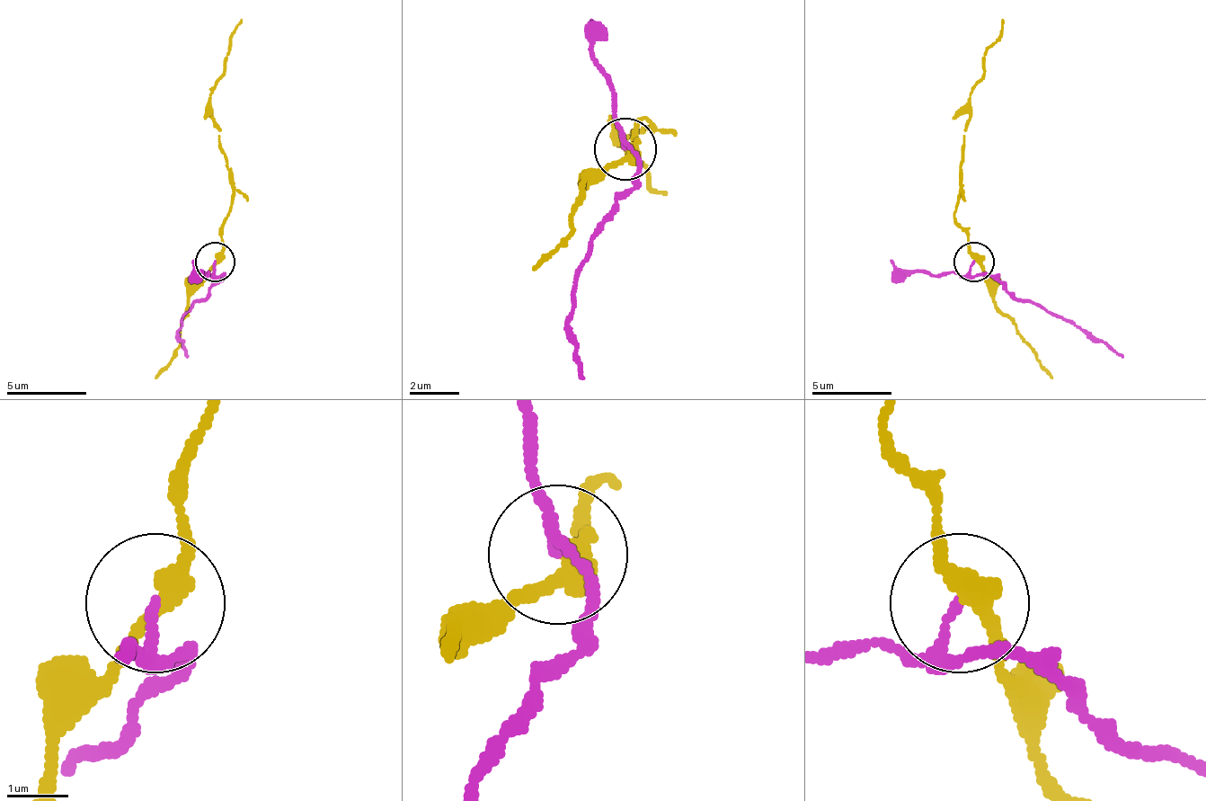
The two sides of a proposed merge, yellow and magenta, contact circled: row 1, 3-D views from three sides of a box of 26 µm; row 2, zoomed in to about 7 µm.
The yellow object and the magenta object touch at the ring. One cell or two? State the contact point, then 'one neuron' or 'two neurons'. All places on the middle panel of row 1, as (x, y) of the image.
(625, 148) | two neurons

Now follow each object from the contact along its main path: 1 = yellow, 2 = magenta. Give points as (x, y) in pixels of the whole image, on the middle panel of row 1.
1: (626, 150), (645, 120), (651, 125), (620, 144), (633, 163), (664, 193)
2: (626, 150), (633, 150), (639, 182), (589, 244), (571, 311), (583, 379)

